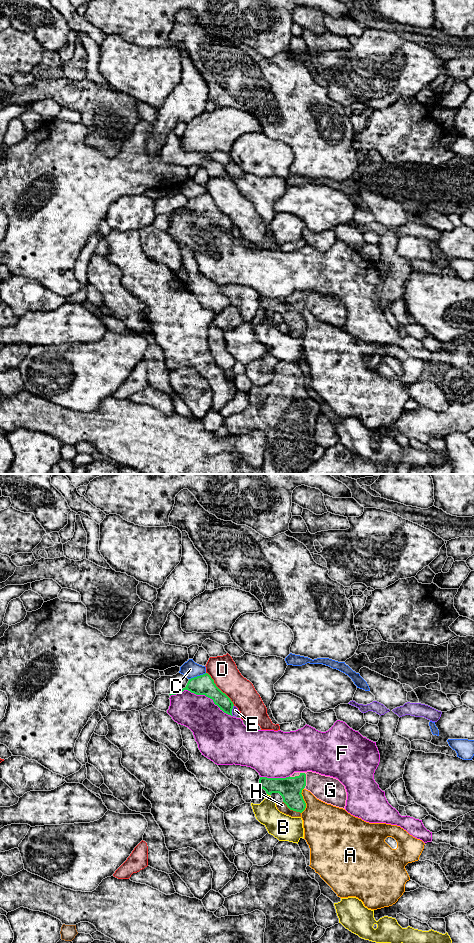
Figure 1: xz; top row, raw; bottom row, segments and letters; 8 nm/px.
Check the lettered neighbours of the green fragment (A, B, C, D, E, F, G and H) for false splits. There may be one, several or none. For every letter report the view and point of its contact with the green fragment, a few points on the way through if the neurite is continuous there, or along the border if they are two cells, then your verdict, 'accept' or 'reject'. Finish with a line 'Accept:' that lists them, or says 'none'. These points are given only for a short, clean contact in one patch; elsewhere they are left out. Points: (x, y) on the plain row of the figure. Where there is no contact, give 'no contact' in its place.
A: meets green in xz at (304, 321); reject
B: meets green in xz at (268, 314); border along xz (267, 313), (269, 315); reject
C: meets green in xz at (197, 196); reject
D: meets green in xz at (219, 209); reject
E: meets green in xz at (231, 230); border along xz (233, 225), (232, 235); reject
F: meets green in xz at (202, 214); reject
G: meets green in xz at (304, 293); accept
H: meets green in xz at (291, 329); reject
Accept: G

